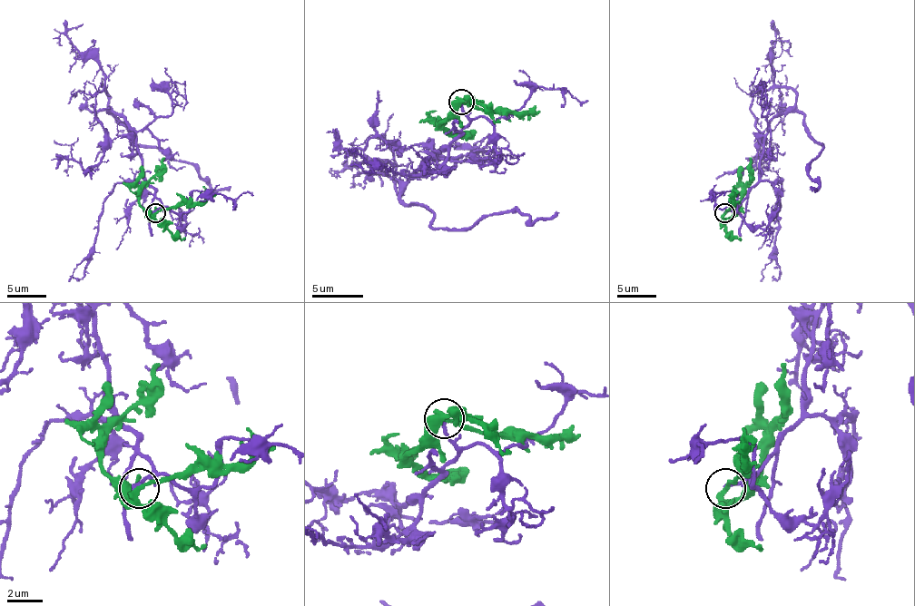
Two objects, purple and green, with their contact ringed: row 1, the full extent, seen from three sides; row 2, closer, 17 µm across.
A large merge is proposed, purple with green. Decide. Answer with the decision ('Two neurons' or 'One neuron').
Two neurons

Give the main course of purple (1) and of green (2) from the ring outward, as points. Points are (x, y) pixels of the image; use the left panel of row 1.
1: (155, 212), (161, 202), (145, 180), (130, 123), (108, 112), (135, 145), (161, 147), (214, 189), (228, 187)
2: (155, 212), (153, 218), (139, 202), (139, 190), (165, 157)

